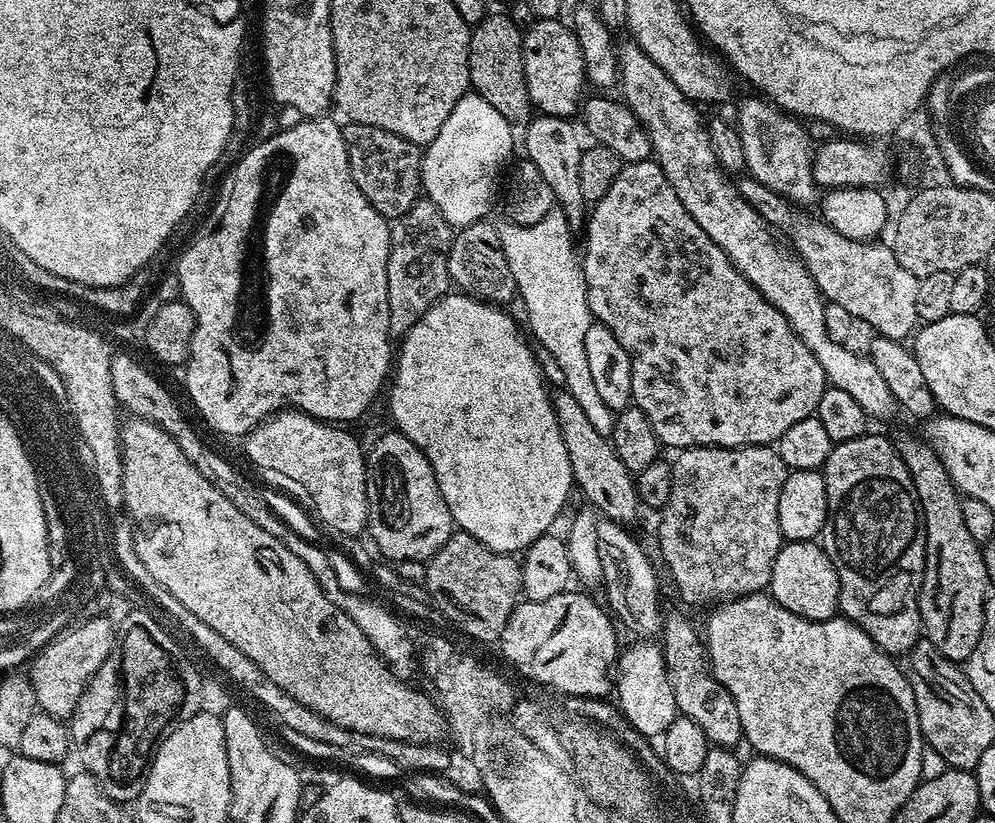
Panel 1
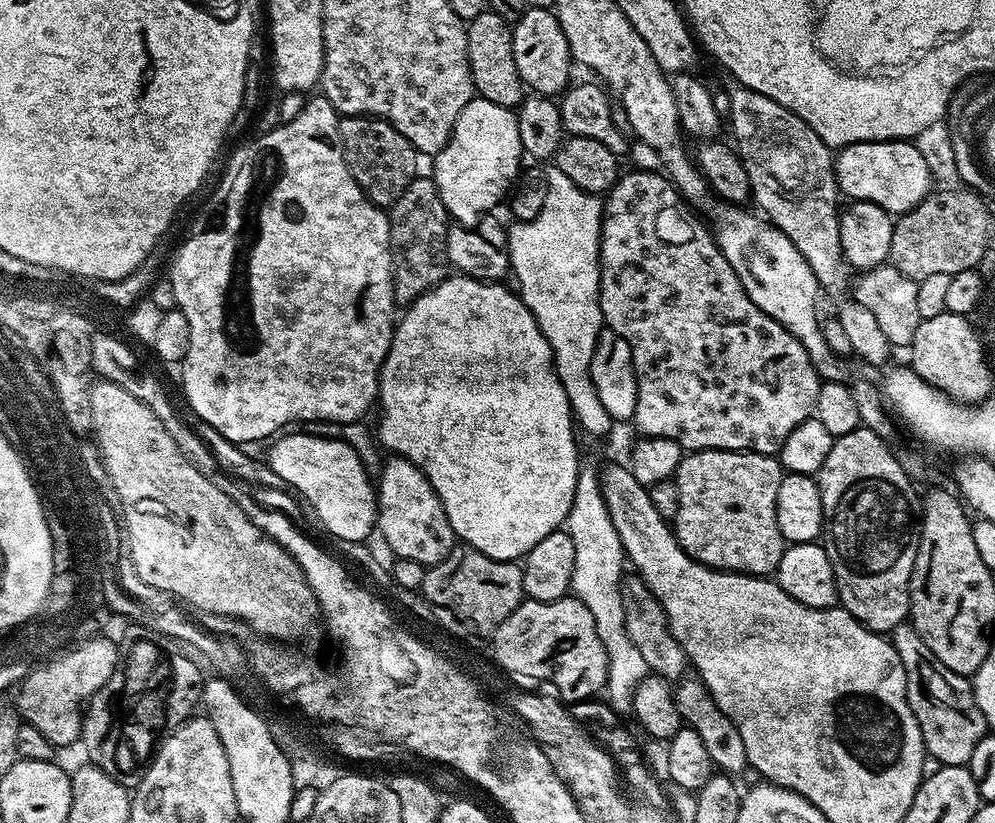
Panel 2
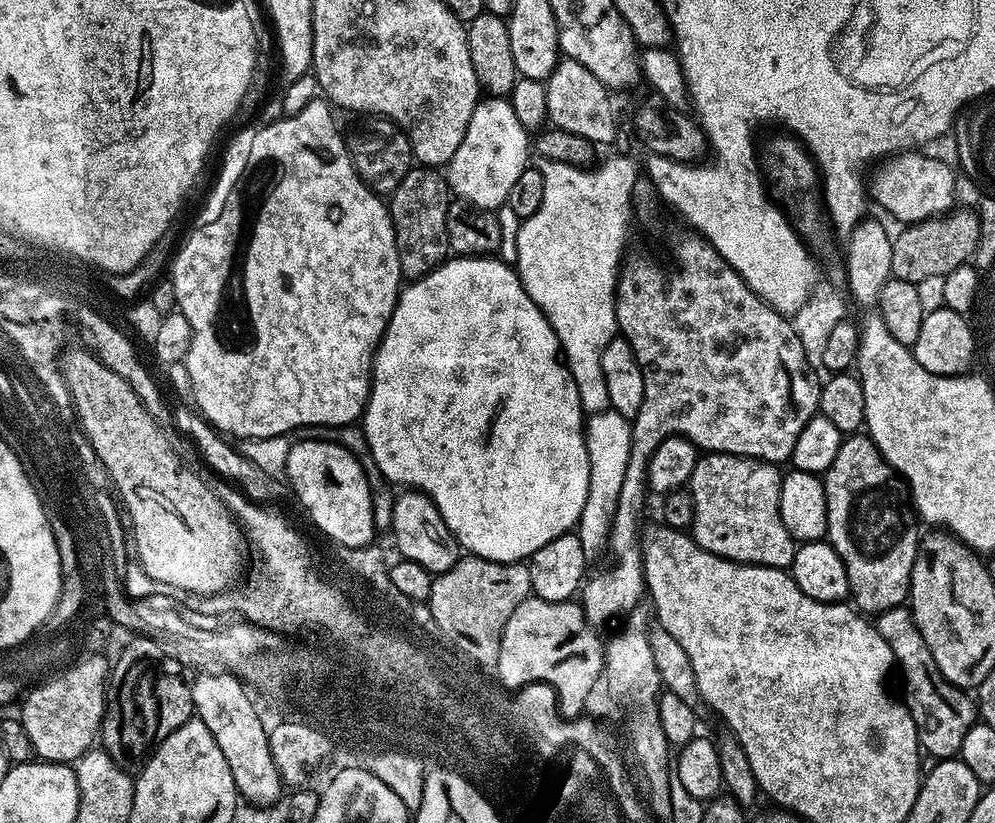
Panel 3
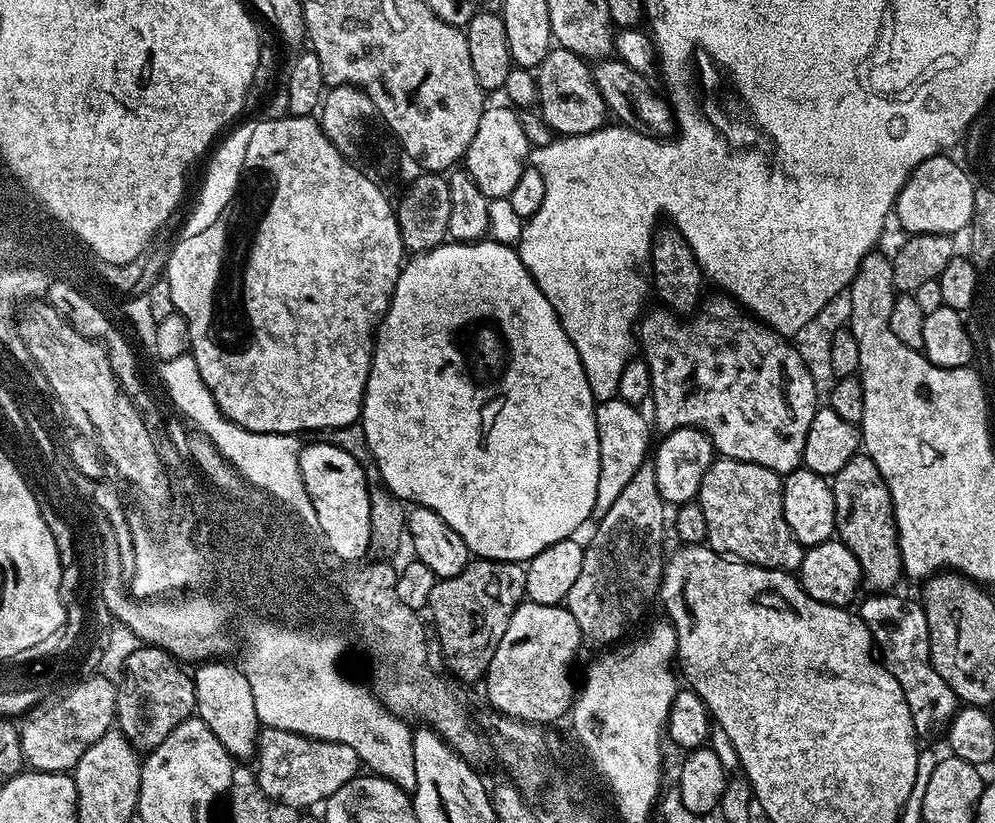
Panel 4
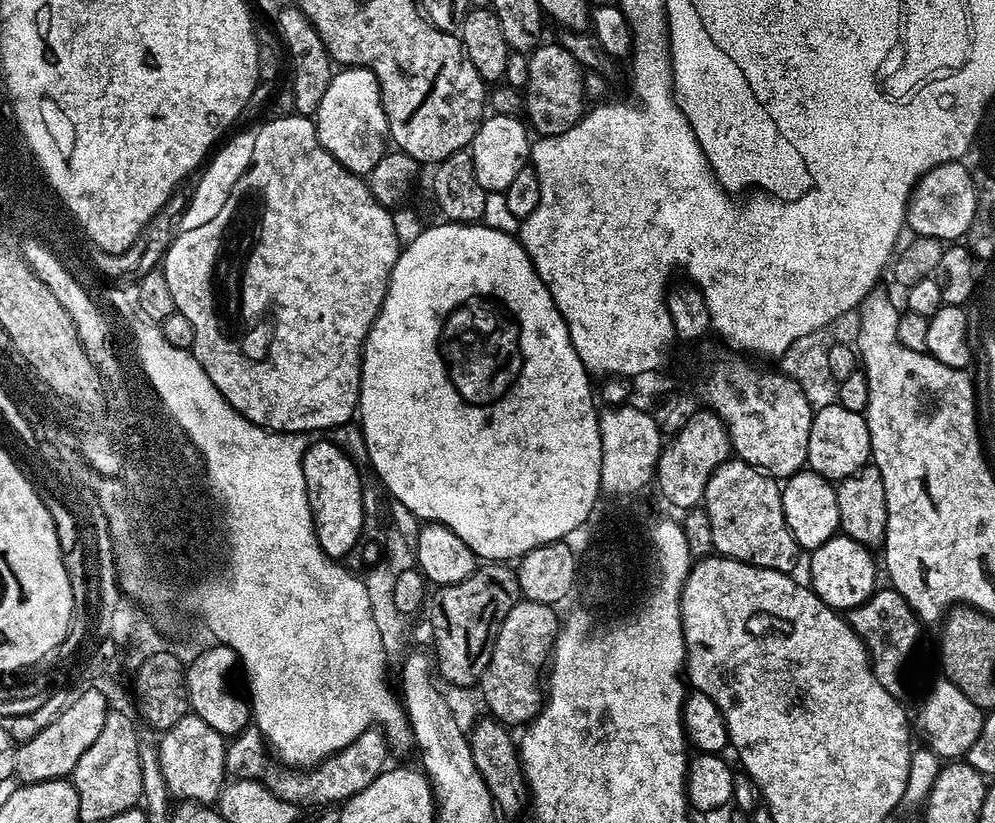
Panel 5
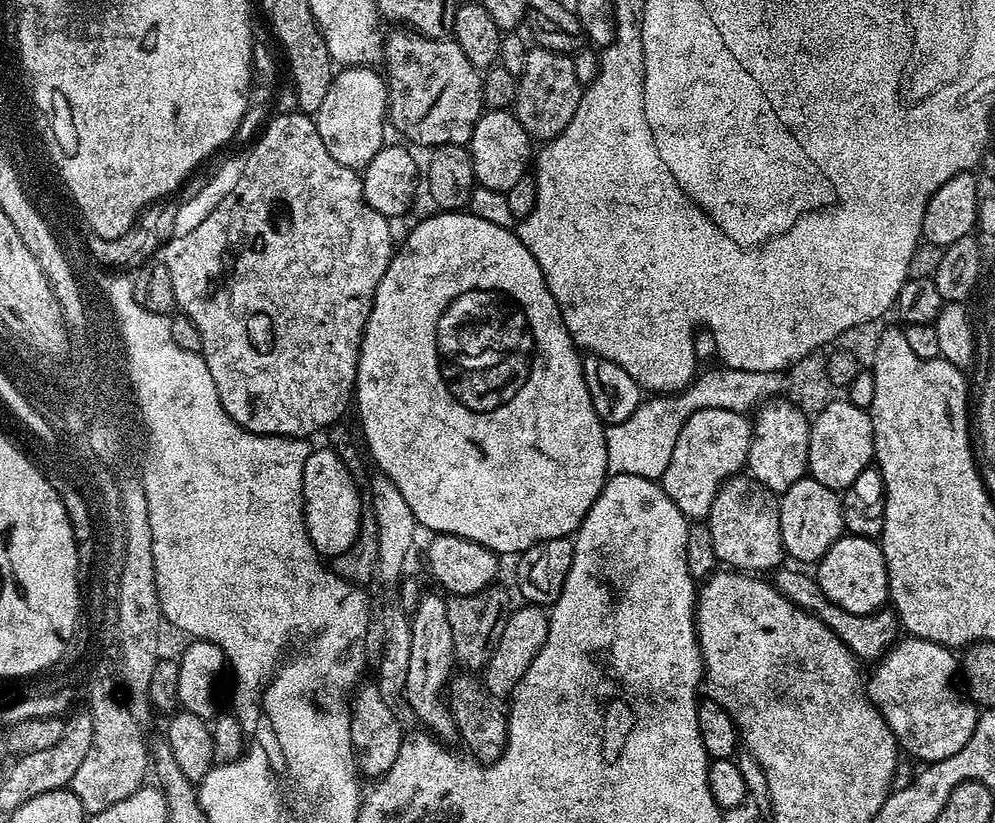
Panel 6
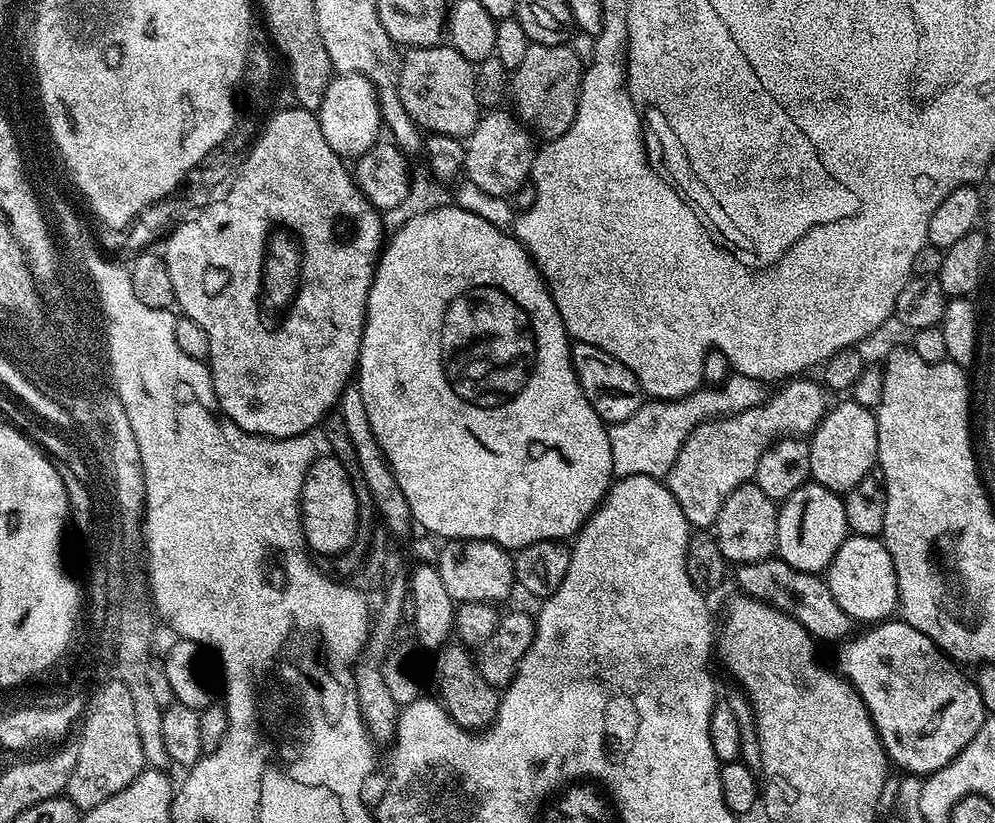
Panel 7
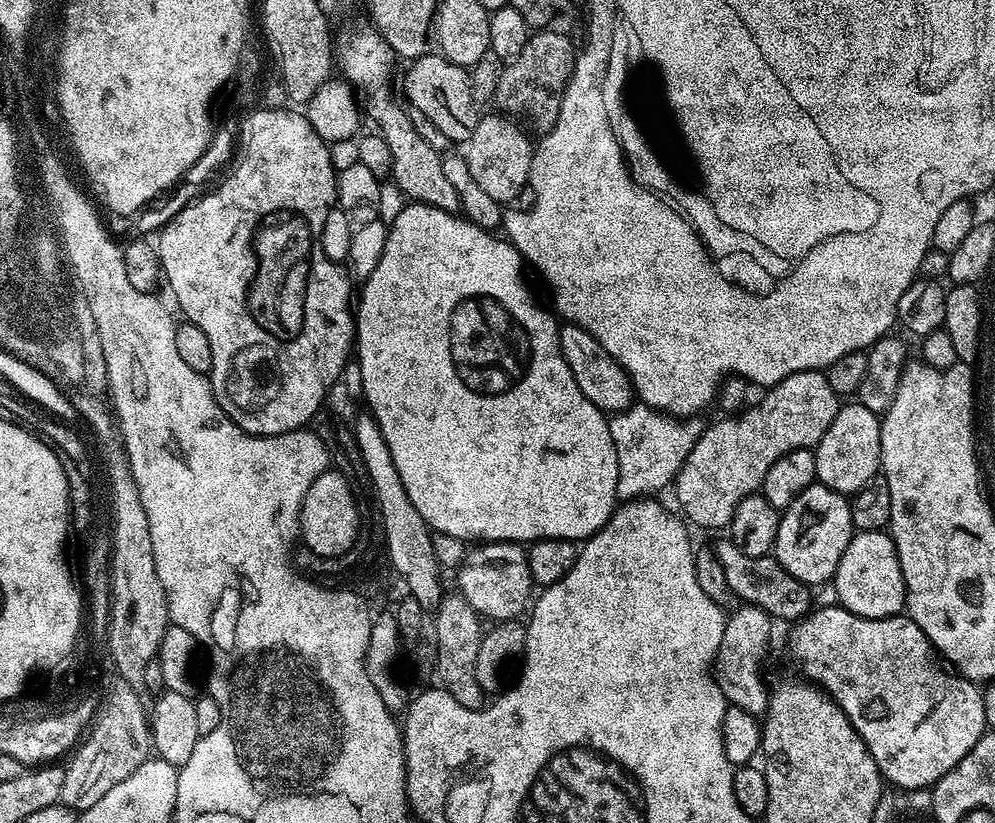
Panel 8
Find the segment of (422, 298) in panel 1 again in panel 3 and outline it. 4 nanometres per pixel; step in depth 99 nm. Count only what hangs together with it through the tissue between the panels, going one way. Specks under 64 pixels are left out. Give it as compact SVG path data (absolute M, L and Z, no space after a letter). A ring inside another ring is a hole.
M414 166L399 183L398 190L391 193L389 212L392 225L395 226L395 240L398 246L398 258L401 275L408 280L420 279L432 272L440 263L447 259L450 252L449 235L446 234L446 214L452 203L451 188L447 177L437 169L427 166Z

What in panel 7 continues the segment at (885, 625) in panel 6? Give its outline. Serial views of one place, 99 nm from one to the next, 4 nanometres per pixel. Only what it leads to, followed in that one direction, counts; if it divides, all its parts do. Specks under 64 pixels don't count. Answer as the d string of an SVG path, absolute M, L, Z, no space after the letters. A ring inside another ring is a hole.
M779 558L741 564L735 572L736 584L740 587L737 589L741 593L755 596L757 600L769 604L771 608L777 608L779 612L793 616L817 641L840 642L853 631L852 617L846 614L846 610L842 610L842 606L838 606L838 602L834 602L828 589L828 581L823 575L794 570L794 566Z

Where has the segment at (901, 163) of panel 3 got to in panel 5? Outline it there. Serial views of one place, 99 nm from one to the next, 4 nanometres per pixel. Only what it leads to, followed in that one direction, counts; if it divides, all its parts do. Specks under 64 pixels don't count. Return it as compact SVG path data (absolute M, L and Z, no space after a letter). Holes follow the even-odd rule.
M967 163L939 164L916 183L908 201L909 229L918 236L929 236L941 242L956 242L967 237L974 222L977 192Z

